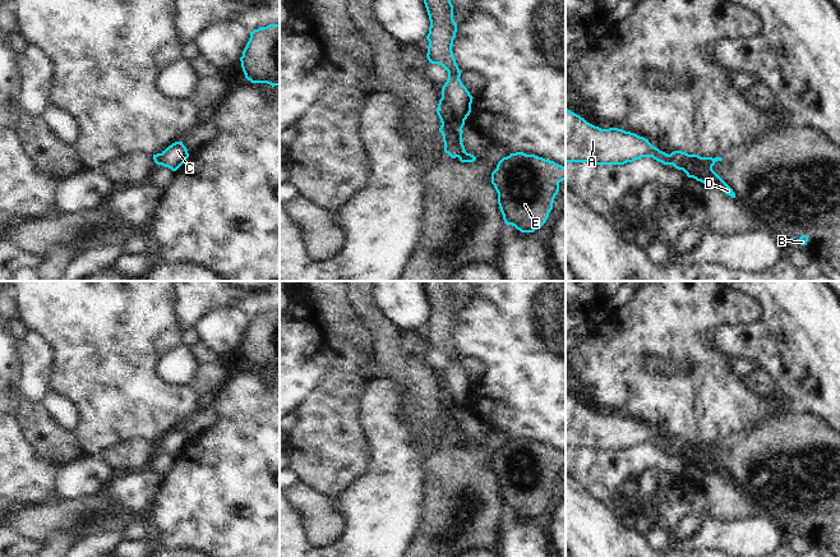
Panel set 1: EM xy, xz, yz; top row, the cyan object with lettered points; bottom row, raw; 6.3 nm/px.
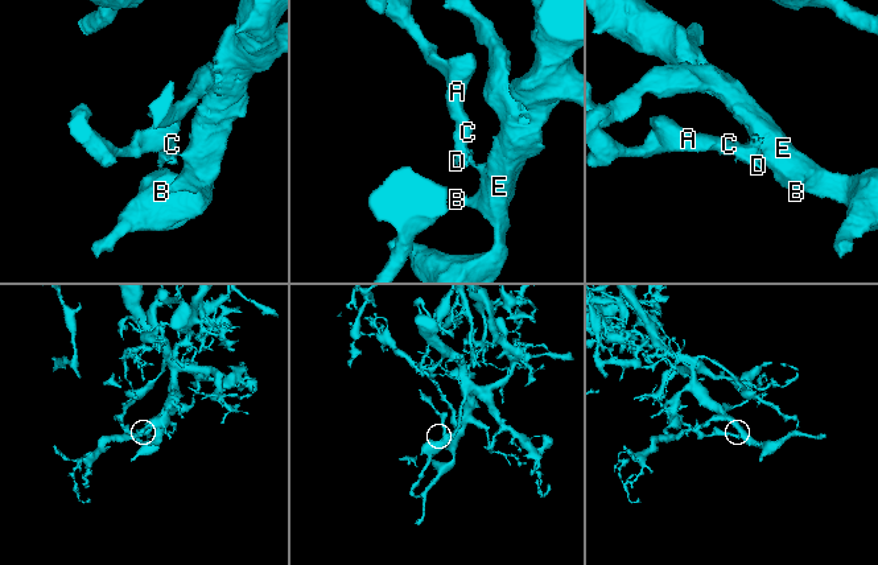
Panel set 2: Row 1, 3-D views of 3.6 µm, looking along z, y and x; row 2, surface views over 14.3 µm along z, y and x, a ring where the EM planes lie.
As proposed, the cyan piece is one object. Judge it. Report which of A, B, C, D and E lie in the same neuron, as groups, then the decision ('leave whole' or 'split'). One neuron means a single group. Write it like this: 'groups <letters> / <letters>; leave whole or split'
groups A C / B D E; split

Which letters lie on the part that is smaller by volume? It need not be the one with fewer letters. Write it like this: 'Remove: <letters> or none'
Remove: A, C

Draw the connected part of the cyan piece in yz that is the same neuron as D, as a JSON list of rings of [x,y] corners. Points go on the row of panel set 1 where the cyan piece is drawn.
[[[674,151],[669,156],[671,165],[678,170],[683,170],[688,178],[703,183],[707,188],[719,188],[725,194],[735,198],[733,189],[712,170],[717,161],[723,161],[721,157],[701,157],[682,151]]]

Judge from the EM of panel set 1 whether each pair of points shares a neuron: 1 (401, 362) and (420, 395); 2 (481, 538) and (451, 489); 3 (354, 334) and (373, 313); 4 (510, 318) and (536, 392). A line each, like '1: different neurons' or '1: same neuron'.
1: same neuron
2: same neuron
3: different neurons
4: same neuron

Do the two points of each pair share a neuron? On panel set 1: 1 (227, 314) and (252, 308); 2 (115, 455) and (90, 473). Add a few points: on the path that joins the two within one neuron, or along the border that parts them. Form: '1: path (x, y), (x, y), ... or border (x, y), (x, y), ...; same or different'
1: border (211, 311), (238, 307), (249, 318); different
2: border (95, 456), (112, 468); different

